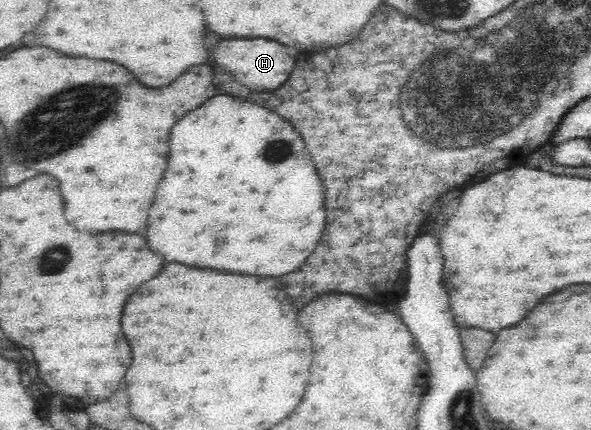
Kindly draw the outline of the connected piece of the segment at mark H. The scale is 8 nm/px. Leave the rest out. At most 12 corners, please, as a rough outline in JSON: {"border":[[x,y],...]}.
{"border":[[270,39],[220,41],[216,65],[252,91],[280,87],[296,49]]}

